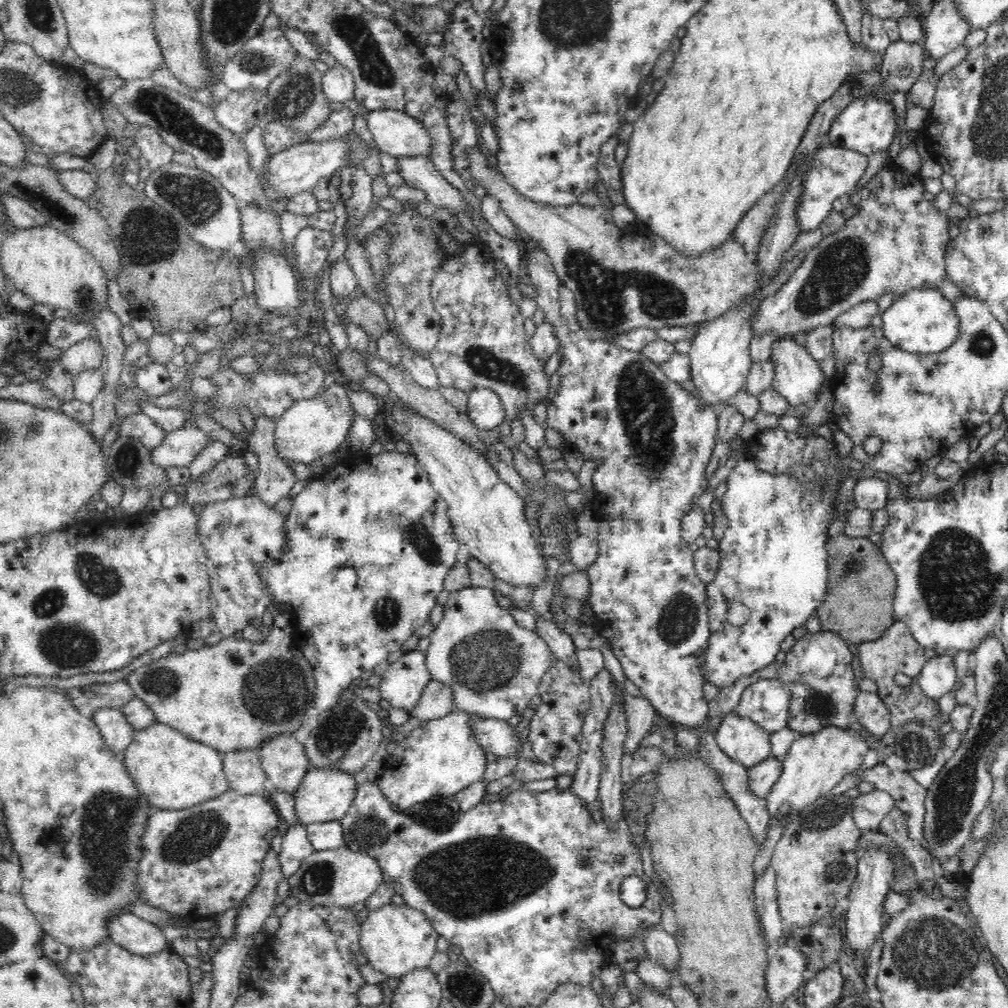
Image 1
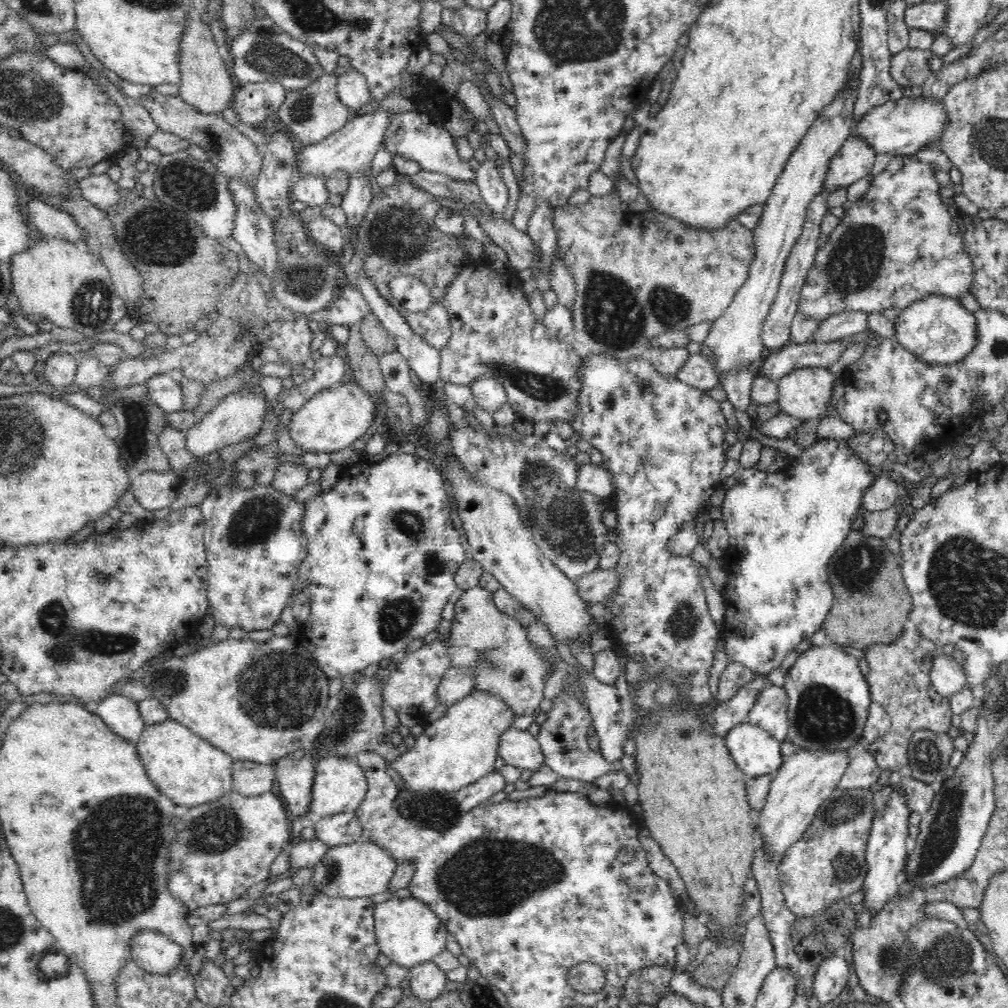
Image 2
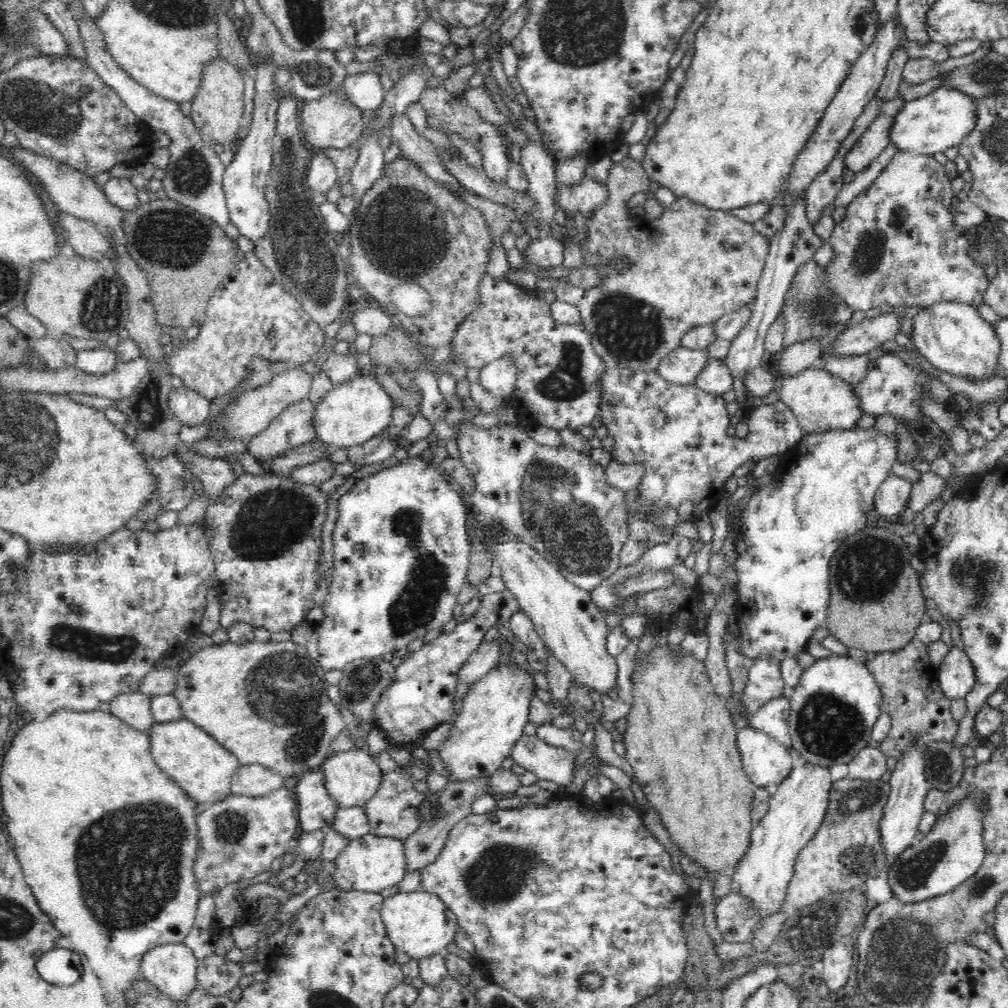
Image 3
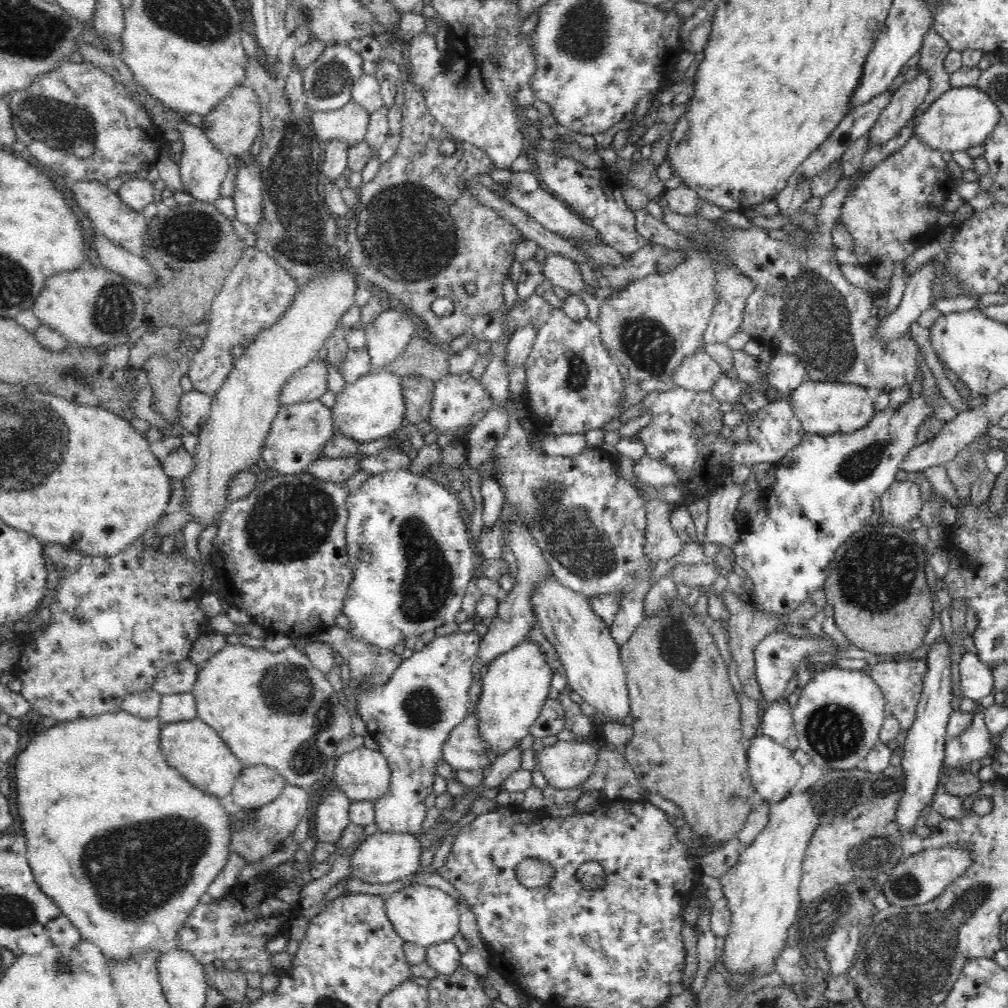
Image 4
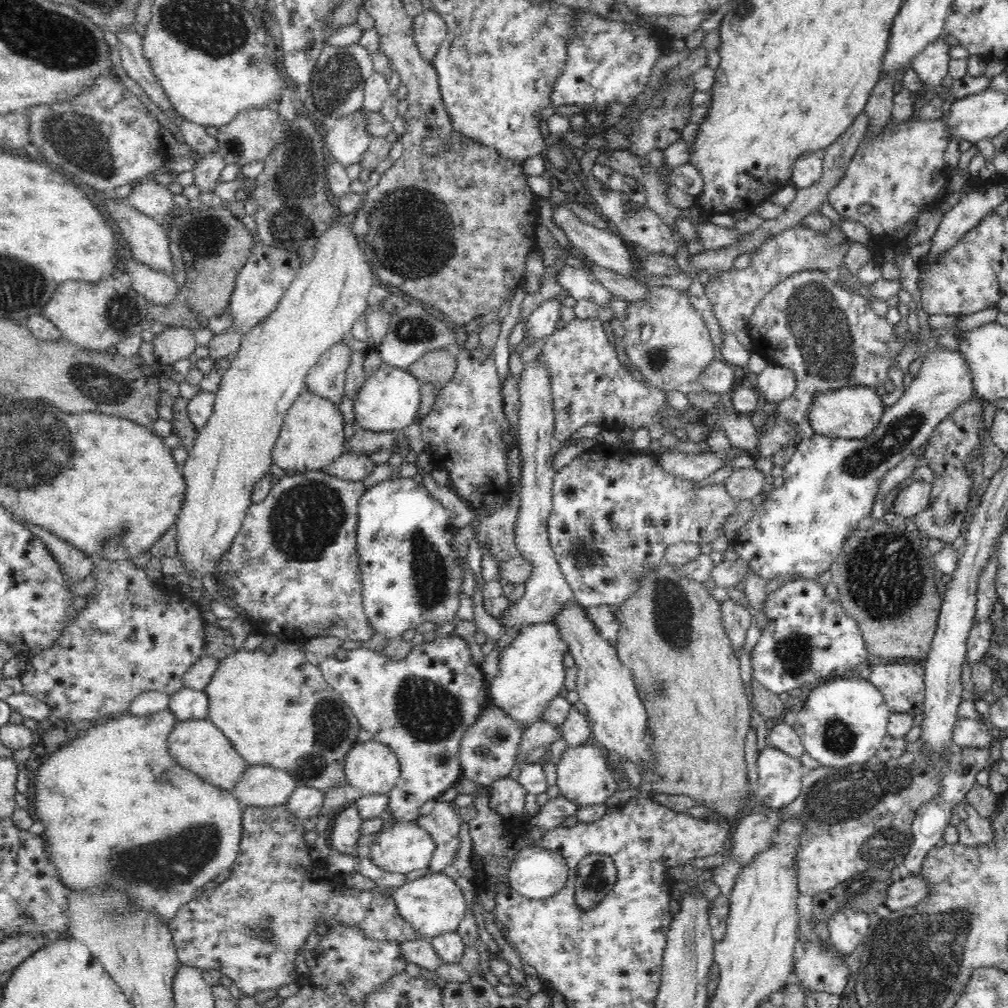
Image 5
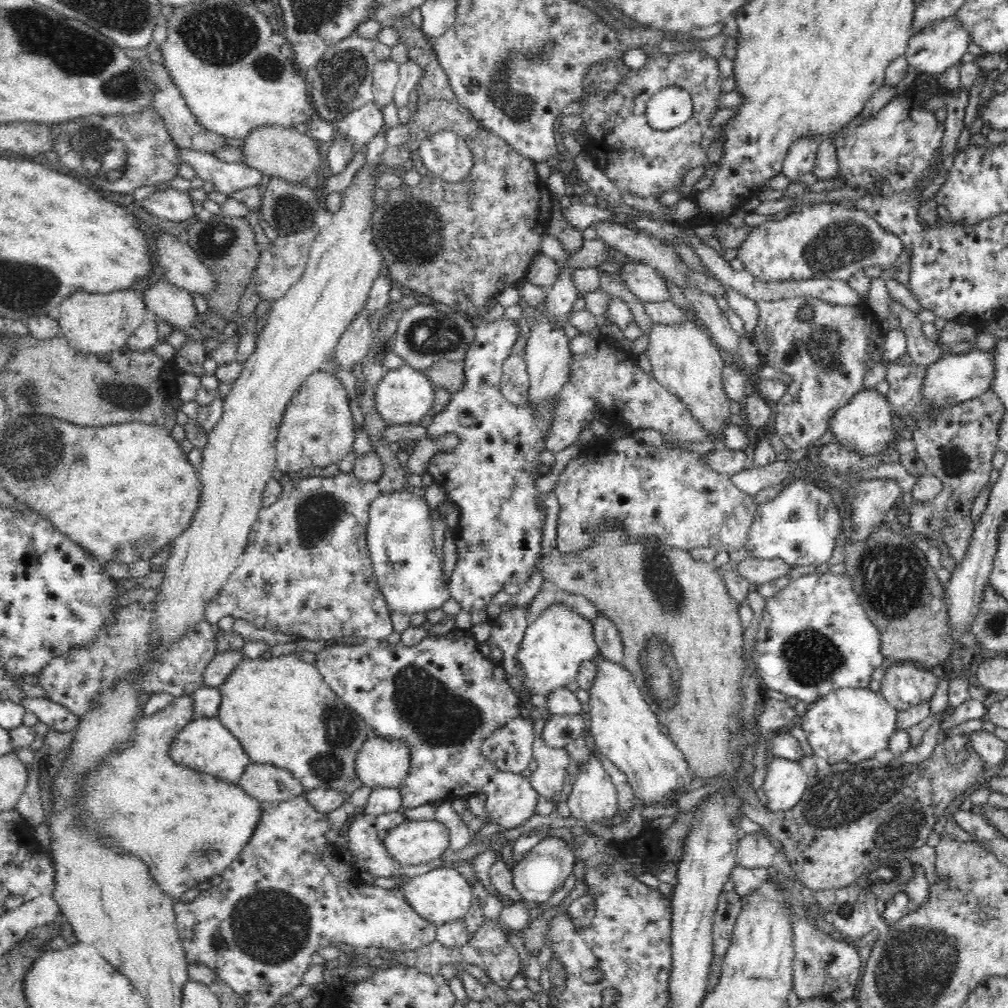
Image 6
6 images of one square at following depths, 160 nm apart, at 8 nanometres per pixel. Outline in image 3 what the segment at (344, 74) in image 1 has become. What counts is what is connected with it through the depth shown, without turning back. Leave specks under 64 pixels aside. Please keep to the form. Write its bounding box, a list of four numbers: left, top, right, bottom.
[343,72,385,115]

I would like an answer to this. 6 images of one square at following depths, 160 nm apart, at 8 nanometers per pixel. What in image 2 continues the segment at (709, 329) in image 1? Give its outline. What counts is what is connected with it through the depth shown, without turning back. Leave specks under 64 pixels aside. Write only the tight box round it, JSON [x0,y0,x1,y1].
[700,76,861,377]

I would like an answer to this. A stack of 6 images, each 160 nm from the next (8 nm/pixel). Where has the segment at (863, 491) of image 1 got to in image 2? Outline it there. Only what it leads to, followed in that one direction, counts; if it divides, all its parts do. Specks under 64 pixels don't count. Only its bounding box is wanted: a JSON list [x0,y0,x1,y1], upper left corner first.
[864,473,900,512]

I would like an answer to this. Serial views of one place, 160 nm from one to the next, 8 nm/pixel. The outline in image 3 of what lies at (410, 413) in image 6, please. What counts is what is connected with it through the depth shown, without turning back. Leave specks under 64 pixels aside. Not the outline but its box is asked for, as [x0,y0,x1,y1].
[316,375,394,448]

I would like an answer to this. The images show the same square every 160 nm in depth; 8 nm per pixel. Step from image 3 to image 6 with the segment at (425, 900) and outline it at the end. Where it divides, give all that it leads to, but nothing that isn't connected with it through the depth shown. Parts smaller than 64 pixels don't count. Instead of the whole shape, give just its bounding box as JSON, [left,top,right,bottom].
[402,866,474,926]

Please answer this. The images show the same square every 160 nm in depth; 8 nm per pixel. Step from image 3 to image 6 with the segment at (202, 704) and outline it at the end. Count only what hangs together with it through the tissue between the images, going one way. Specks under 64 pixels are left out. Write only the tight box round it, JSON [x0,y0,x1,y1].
[218,651,371,794]

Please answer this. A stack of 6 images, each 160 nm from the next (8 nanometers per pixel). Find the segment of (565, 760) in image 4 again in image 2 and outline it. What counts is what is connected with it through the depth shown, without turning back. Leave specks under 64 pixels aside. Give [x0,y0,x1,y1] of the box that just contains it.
[498,727,547,773]

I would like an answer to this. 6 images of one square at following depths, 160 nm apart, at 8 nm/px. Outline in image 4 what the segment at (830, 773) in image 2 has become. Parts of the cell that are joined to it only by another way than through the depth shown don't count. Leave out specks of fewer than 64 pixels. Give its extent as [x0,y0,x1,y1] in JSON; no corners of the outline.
[718,790,820,992]

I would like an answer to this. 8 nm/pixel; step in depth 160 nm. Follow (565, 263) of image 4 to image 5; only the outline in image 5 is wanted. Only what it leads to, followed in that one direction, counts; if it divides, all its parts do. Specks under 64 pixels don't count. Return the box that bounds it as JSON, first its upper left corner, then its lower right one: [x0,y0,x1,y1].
[556,265,614,308]

